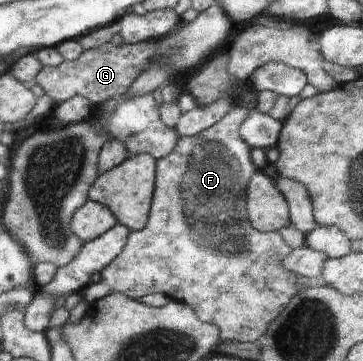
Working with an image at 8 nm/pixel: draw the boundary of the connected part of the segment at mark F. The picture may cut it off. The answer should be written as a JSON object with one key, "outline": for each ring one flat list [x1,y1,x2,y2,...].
{"outline":[[234,106,212,126,206,130,202,130,200,134,186,137,179,136,177,148,169,154,168,157,162,157,157,162,157,190,153,194,152,208,149,210,148,224,142,230,132,230,128,233,126,239,126,246,116,255,112,262,100,273,101,280,96,283,90,283,84,288,82,294,85,301,91,305,93,302,104,298,110,293,122,293,128,298,138,300,142,296,154,292,160,292,164,296,168,296,171,300,178,300,184,302,188,306,192,306,194,310,198,310,198,318,202,318,202,322,214,322,216,326,222,326,222,342,256,342,258,338,261,339,269,332,270,325,278,318,278,314,282,314,282,310,289,305,289,302,306,290,305,284,299,284,298,274,290,272,282,262,285,261,286,256,292,252,289,243,282,238,281,234,277,231,258,232,254,230,254,226,249,222,249,214,246,210,246,201,248,200,248,188,250,178,254,176,254,164,250,160,250,148,248,143,241,137,239,131,241,130,242,122,246,121,250,114,249,109,241,106]]}

